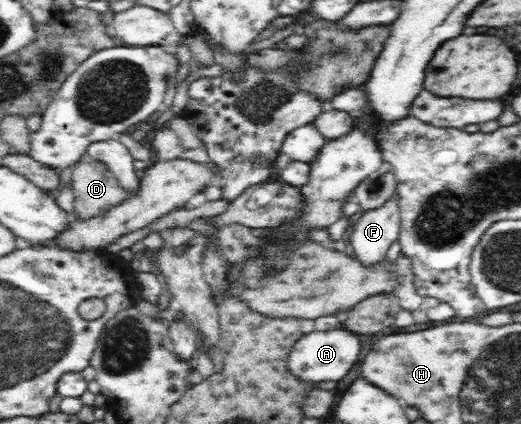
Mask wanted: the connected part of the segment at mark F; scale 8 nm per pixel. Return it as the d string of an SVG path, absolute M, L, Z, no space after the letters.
M395 194L382 208L361 212L354 218L349 242L356 263L371 268L387 261L386 254L401 232L398 206Z

